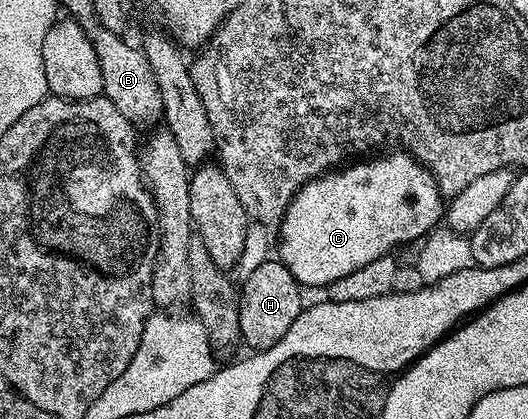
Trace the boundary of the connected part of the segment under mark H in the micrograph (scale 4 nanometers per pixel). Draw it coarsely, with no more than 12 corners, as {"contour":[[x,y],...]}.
{"contour":[[281,259],[240,284],[242,344],[263,352],[302,313],[303,289]]}

